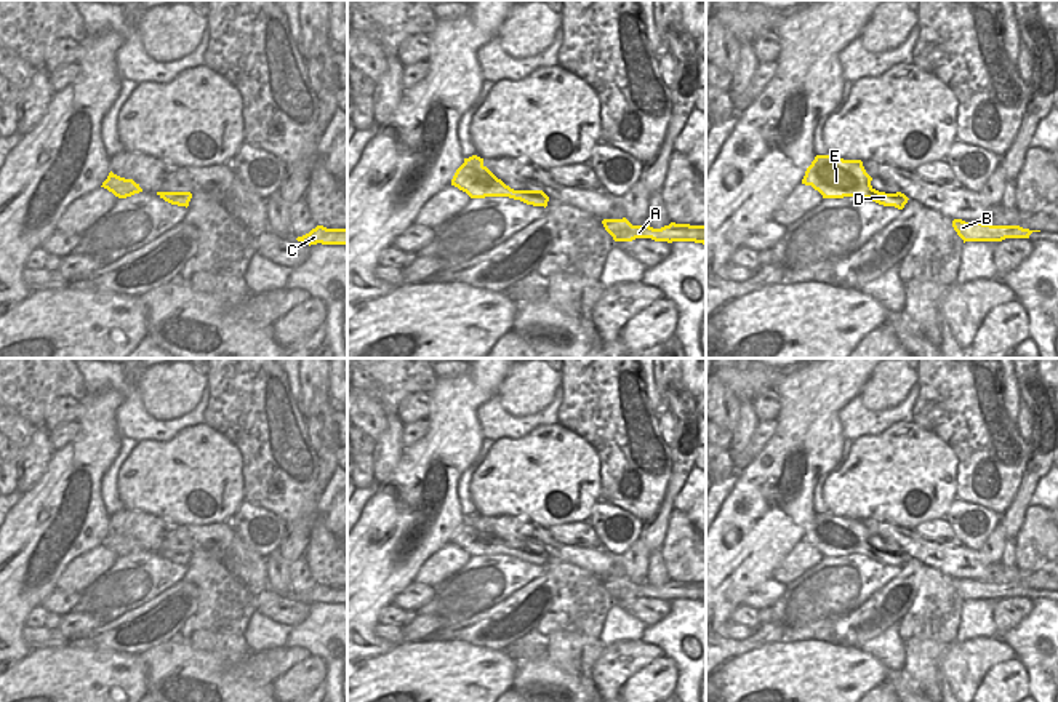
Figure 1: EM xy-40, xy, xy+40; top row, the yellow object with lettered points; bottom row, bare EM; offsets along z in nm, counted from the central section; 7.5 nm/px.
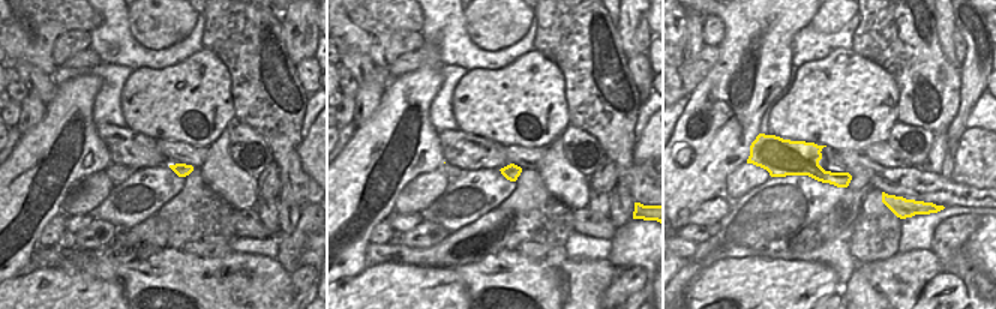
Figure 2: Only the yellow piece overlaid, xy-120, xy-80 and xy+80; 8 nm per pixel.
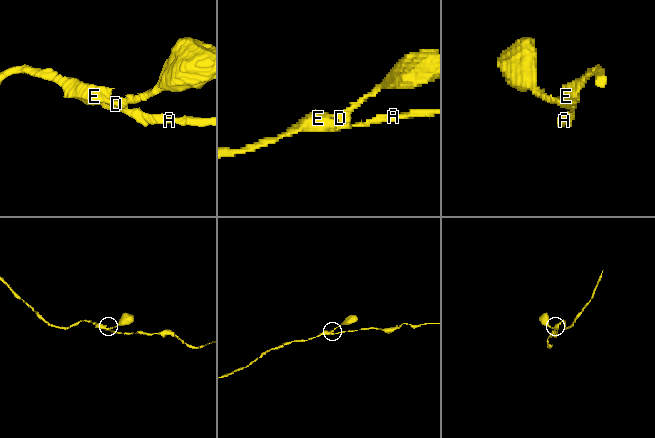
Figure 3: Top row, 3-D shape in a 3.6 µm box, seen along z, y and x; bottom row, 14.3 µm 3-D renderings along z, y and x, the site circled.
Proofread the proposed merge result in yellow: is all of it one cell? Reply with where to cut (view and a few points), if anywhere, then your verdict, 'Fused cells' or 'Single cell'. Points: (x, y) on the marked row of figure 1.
No split. Single cell.

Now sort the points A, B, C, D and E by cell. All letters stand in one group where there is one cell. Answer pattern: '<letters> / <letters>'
A B C D E

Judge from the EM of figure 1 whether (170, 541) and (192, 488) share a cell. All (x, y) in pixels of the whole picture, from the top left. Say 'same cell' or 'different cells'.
different cells

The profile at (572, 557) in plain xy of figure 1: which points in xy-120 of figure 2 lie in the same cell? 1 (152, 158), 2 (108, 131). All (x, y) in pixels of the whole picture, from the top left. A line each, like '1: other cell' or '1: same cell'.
1: same cell
2: same cell

